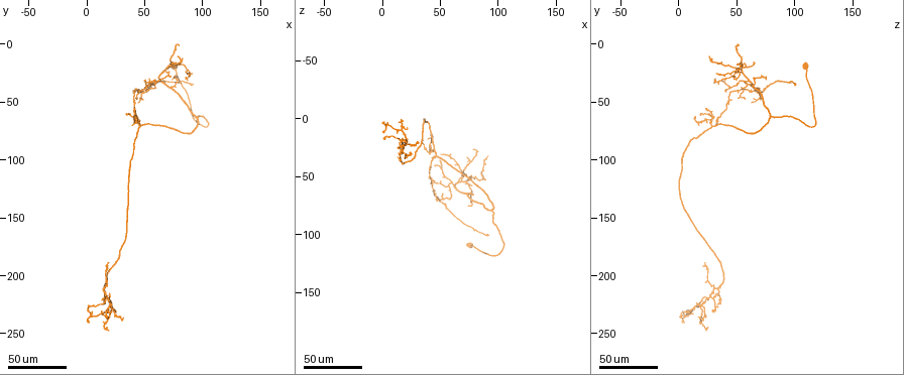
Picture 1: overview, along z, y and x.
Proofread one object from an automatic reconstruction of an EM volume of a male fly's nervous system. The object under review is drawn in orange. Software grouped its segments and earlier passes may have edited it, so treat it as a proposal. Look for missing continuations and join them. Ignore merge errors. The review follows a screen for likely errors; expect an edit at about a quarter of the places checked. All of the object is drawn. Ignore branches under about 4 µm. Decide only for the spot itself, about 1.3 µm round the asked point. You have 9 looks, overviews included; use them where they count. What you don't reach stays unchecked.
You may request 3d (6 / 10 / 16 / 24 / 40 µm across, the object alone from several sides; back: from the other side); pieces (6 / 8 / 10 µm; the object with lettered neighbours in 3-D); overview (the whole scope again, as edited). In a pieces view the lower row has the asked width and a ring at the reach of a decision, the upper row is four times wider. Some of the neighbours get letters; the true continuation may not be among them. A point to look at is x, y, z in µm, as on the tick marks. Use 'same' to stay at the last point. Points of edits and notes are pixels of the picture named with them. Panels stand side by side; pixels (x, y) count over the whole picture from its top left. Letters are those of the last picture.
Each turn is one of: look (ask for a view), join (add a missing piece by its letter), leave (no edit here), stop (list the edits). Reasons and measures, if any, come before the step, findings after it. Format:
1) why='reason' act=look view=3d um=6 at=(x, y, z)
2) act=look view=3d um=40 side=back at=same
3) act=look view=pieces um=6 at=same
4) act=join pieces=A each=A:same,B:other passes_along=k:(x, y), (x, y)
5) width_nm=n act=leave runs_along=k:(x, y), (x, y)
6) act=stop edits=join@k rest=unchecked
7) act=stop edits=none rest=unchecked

why='branch stops here' act=look view=3d um=24 at=(80, 2, 52)

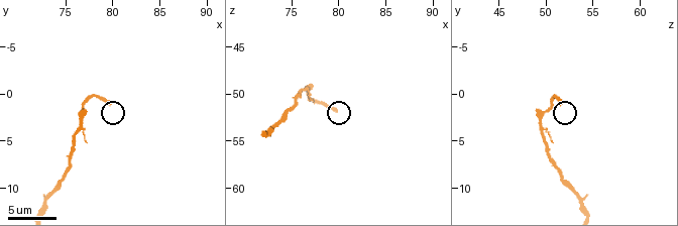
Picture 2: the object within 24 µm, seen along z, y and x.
act=look view=pieces um=6 at=(79.8, 1.0, 51.8)

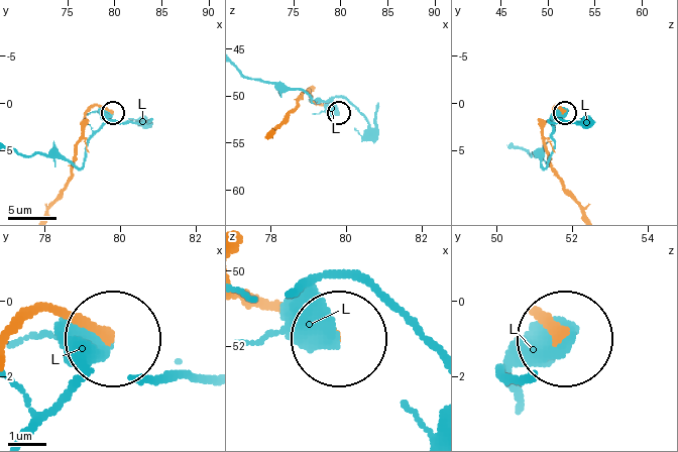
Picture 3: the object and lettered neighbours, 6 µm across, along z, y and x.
act=leave each=L:other runs_along=3:(45, 209), (66, 185), (87, 113), (96, 106), (112, 112) found='no lettered piece goes on from it'

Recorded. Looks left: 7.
why='end of a long branch' act=look view=3d um=40 at=(78, 8, 28)

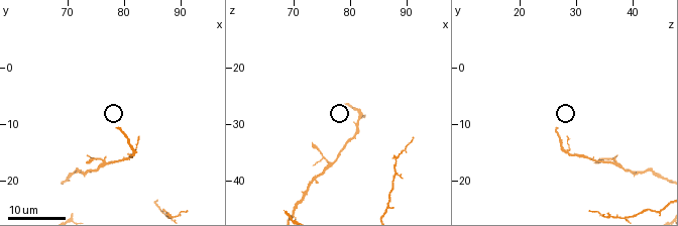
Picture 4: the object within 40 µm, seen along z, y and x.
why='zoom in' act=look view=3d um=10 at=(78.5, 11.0, 27.0)

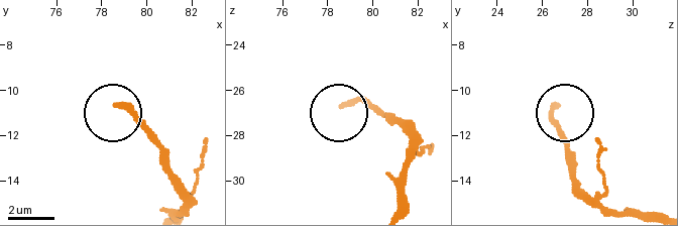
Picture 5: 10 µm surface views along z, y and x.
act=look view=pieces um=6 at=(78.7, 10.7, 26.6)

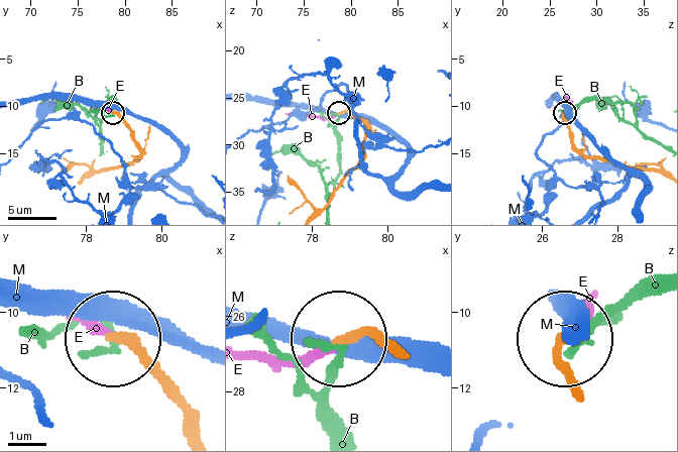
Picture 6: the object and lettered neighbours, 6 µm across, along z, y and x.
act=join pieces=E each=B:other,E:same,M:other passes_along=6:(392, 354), (354, 338), (247, 354) found='the cell continues'

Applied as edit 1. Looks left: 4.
why='see it whole again' act=look view=overview

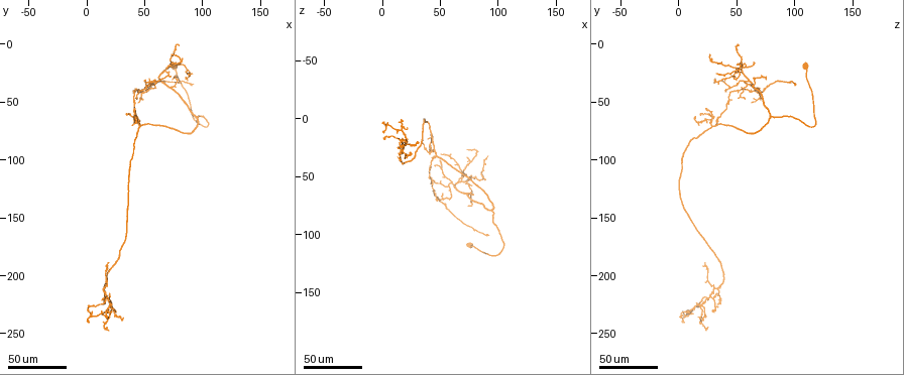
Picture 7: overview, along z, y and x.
why='long arm stops here' act=look view=3d um=24 at=(74, 8, 26)

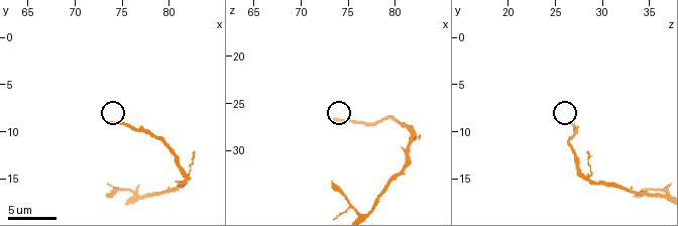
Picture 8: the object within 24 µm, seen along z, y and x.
act=look view=pieces um=10 at=(73.4, 9.2, 26.6)

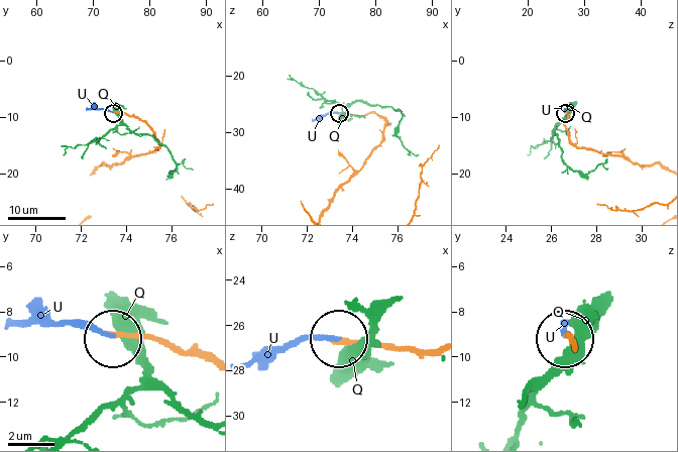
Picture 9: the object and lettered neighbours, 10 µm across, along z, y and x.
act=join pieces=U each=Q:other,U:same passes_along=9:(127, 115), (86, 108) found='it goes on there'

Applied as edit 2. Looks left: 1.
act=stop edits=join@6,join@9 rest=unchecked

